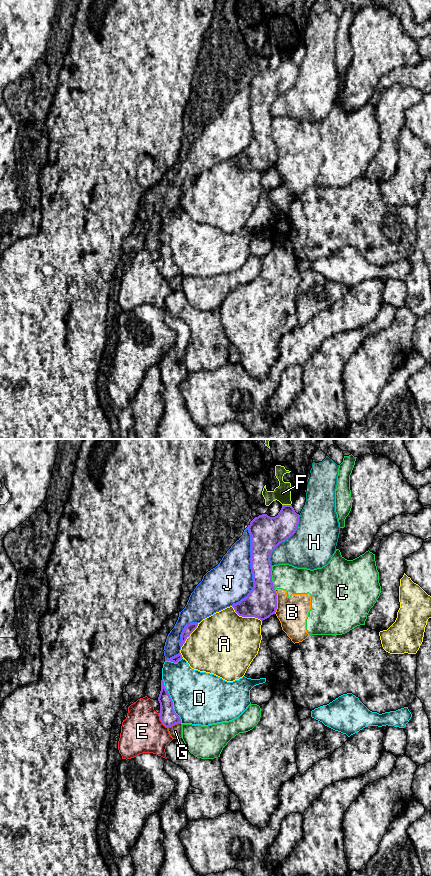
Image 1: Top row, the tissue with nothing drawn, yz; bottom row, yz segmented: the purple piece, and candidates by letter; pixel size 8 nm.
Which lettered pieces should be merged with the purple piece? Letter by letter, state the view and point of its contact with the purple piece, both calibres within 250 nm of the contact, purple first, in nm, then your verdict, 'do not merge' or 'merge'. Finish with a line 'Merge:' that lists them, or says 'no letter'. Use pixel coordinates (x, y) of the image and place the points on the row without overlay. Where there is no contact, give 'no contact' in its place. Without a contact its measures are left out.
A: yz (246, 168) | 240/460 nm | do not merge
B: yz (276, 153) | 240/240 nm | do not merge
C: yz (271, 130) | 240/220 nm | do not merge
D: yz (171, 252) | 140/440 nm | do not merge
E: yz (161, 273) | 140/340 nm | do not merge
F: yz (286, 57) | 240/140 nm | do not merge
G: yz (173, 276) | 140/110 nm | do not merge
H: yz (284, 93) | 260/360 nm | do not merge
J: yz (251, 120) | 220/340 nm | do not merge
Merge: no letter

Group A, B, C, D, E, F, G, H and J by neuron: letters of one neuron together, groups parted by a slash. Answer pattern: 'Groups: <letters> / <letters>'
Groups: A / B C / D / E / F / G / H / J

